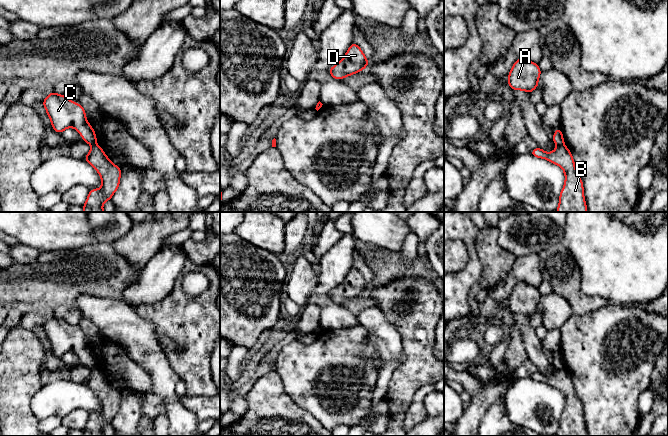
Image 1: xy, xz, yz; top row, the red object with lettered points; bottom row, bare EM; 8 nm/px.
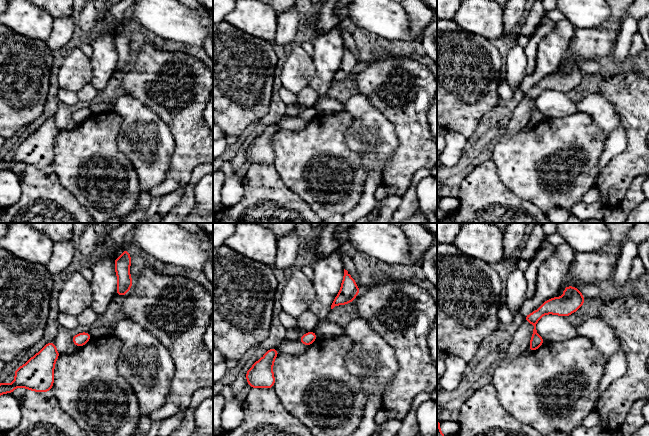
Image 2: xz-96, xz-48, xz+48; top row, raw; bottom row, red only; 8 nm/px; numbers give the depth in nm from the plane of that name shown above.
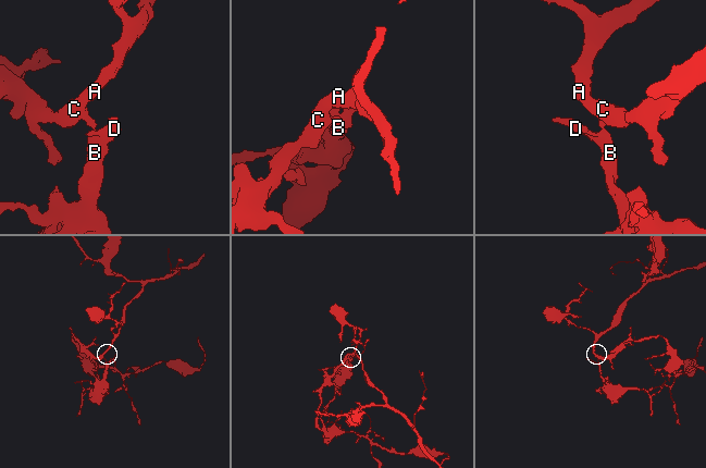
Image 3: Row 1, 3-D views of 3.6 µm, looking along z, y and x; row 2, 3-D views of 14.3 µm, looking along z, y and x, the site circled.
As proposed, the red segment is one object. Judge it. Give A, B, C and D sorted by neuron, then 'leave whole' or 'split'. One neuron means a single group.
A C / B D | split

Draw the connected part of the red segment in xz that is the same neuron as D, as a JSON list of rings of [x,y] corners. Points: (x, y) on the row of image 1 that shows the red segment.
[[[352,43],[344,57],[328,72],[333,79],[341,80],[345,77],[362,71],[368,66],[368,59],[356,43]]]

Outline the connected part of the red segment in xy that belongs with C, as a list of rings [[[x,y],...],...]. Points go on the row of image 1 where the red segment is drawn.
[[[50,92],[42,102],[56,133],[62,133],[72,127],[79,132],[86,143],[96,145],[95,131],[86,120],[85,110],[81,104],[54,92]]]

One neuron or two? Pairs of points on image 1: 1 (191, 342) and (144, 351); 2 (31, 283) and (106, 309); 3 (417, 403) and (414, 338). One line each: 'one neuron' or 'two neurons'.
1: two neurons
2: two neurons
3: two neurons

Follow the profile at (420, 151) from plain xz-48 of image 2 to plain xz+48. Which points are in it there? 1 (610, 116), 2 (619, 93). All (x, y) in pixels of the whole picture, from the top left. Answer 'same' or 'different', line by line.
1: different
2: same

